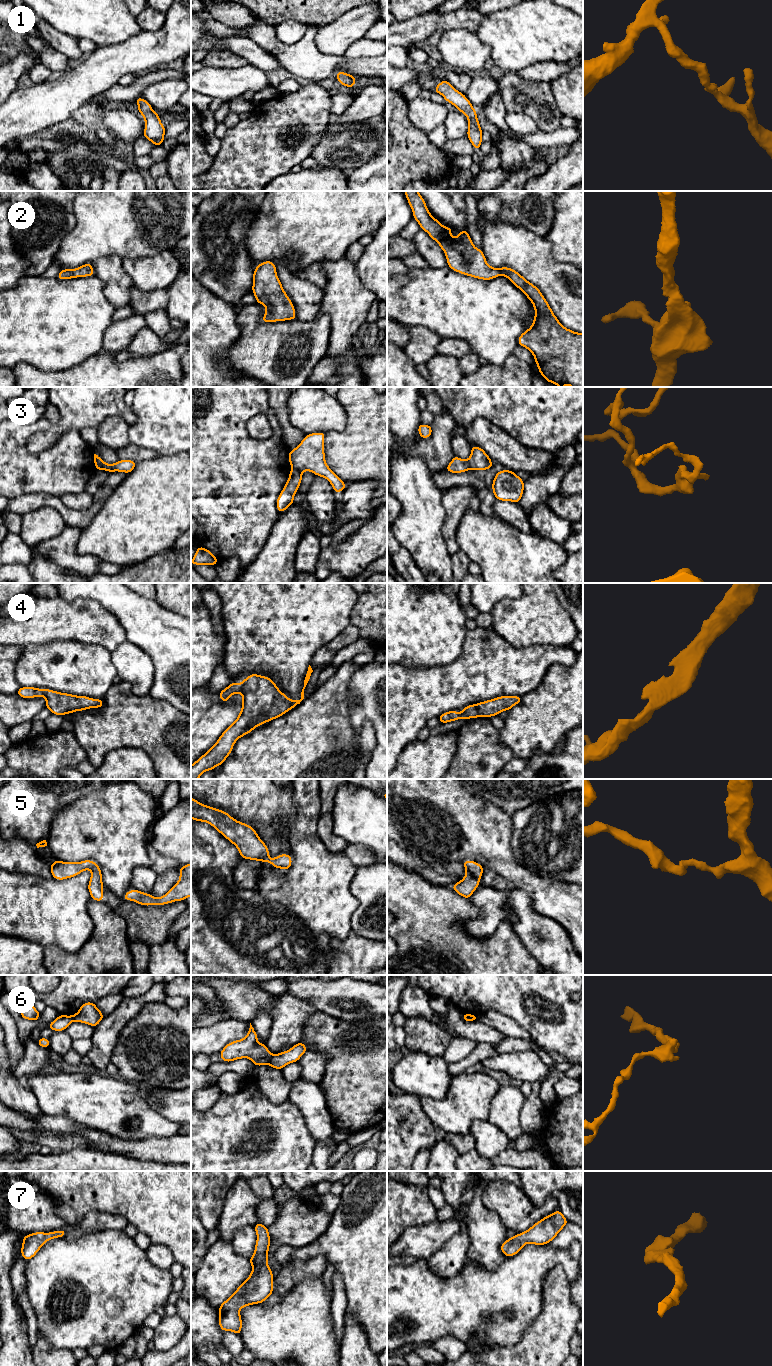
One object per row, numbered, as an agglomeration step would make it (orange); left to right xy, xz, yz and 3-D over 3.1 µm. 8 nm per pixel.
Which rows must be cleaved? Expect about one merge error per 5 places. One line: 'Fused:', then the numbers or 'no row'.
Fused: 3, 6

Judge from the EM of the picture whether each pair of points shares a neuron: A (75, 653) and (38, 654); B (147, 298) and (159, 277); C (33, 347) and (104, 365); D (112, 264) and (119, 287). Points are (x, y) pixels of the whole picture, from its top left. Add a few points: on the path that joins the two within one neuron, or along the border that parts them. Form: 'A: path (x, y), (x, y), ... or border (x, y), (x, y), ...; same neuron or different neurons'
A: path (66, 653), (56, 652), (54, 654), (47, 654); same neuron
B: border (133, 284), (142, 291), (154, 291), (167, 287); different neurons
C: border (97, 353), (72, 367), (62, 369); different neurons
D: path (112, 270), (116, 281); same neuron

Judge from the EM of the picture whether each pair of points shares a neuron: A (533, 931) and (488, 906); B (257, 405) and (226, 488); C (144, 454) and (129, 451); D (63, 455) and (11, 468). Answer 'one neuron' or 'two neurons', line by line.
A: one neuron
B: one neuron
C: one neuron
D: one neuron

